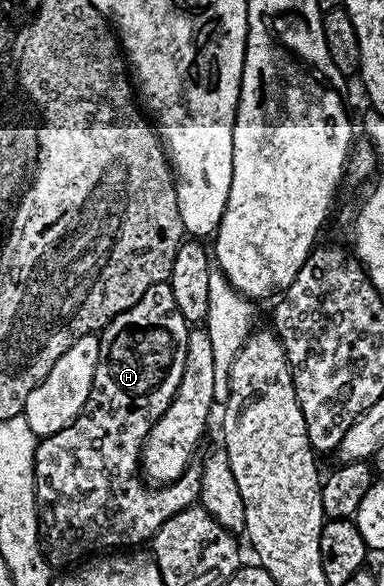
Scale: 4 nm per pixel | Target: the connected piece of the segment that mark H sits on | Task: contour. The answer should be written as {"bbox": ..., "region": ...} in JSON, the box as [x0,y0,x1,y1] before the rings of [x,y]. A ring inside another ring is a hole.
{"bbox":[34,283,202,567],"region":[[[168,283],[150,285],[140,300],[128,307],[128,311],[116,314],[101,330],[100,359],[89,399],[72,424],[56,431],[56,435],[41,438],[36,447],[34,493],[38,496],[42,552],[51,566],[70,567],[87,555],[141,546],[138,544],[154,538],[156,531],[164,527],[172,515],[199,500],[202,479],[197,468],[187,469],[183,477],[170,485],[157,487],[148,487],[139,476],[142,445],[160,415],[168,411],[180,387],[189,334],[188,323],[184,315],[180,315],[180,307],[176,307],[176,299]]]}

